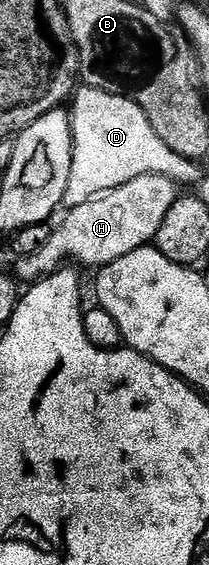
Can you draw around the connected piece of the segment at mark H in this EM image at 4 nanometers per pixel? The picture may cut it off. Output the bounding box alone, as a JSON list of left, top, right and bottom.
[16,174,178,284]

